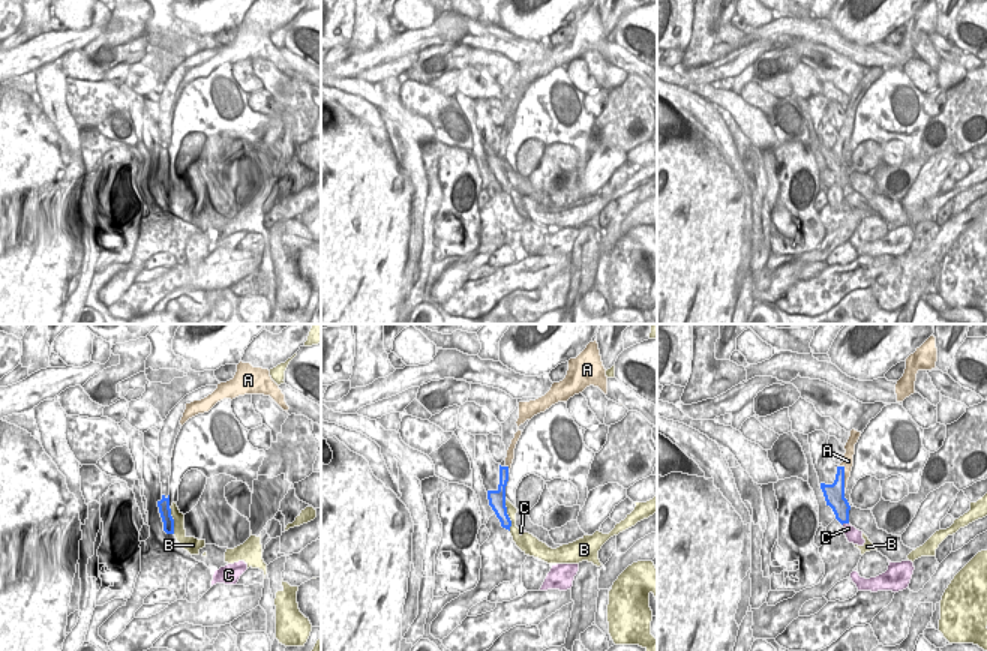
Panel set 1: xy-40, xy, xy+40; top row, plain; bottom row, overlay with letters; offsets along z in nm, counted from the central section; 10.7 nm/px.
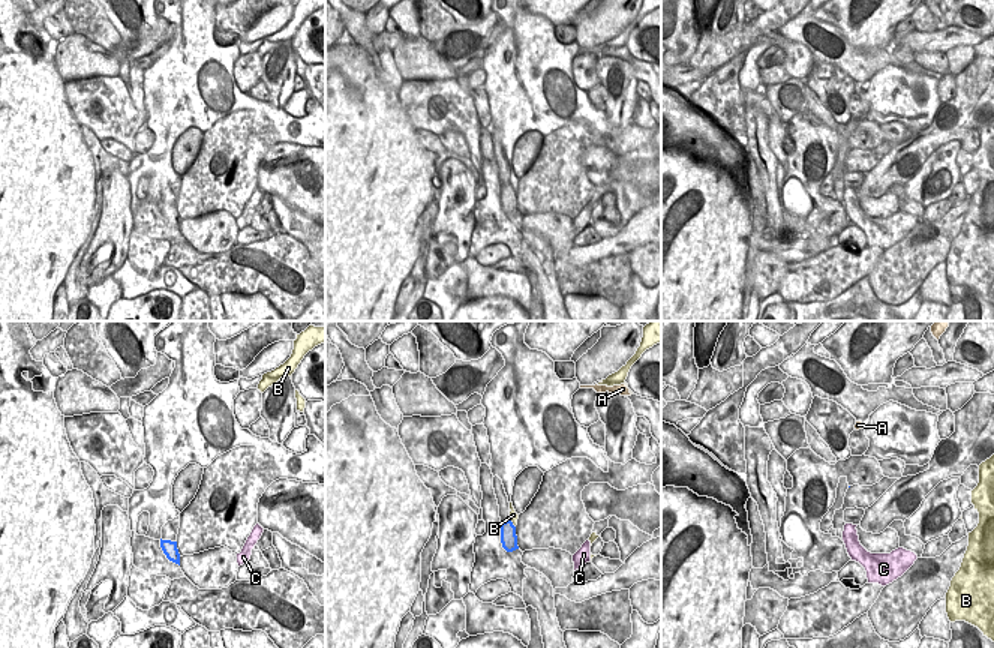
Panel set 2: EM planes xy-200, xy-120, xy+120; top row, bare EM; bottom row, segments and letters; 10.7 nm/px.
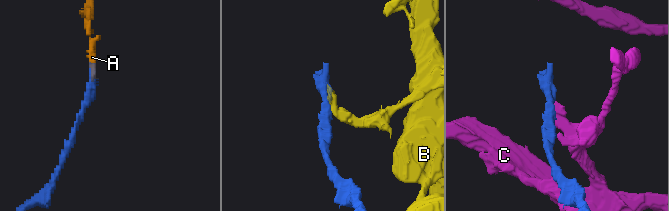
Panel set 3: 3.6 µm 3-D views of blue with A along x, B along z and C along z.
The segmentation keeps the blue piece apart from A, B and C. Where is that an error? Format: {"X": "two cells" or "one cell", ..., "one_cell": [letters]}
{"A": "two cells", "B": "two cells", "C": "two cells", "one_cell": []}

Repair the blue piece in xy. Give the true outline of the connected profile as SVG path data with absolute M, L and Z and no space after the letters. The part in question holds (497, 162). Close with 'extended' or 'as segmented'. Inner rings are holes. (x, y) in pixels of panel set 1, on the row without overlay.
M500 129L500 148L496 154L488 154L489 170L501 186L501 190L510 195L512 184L506 171L506 150L508 146L508 130Z; as segmented

